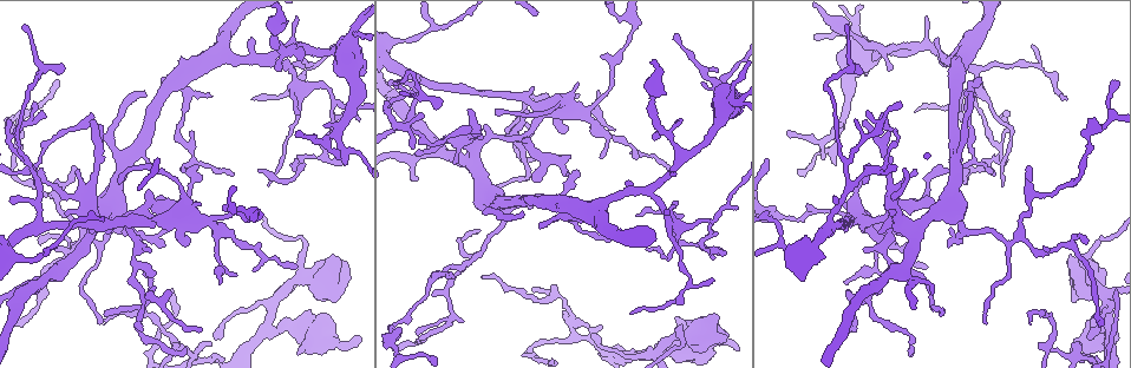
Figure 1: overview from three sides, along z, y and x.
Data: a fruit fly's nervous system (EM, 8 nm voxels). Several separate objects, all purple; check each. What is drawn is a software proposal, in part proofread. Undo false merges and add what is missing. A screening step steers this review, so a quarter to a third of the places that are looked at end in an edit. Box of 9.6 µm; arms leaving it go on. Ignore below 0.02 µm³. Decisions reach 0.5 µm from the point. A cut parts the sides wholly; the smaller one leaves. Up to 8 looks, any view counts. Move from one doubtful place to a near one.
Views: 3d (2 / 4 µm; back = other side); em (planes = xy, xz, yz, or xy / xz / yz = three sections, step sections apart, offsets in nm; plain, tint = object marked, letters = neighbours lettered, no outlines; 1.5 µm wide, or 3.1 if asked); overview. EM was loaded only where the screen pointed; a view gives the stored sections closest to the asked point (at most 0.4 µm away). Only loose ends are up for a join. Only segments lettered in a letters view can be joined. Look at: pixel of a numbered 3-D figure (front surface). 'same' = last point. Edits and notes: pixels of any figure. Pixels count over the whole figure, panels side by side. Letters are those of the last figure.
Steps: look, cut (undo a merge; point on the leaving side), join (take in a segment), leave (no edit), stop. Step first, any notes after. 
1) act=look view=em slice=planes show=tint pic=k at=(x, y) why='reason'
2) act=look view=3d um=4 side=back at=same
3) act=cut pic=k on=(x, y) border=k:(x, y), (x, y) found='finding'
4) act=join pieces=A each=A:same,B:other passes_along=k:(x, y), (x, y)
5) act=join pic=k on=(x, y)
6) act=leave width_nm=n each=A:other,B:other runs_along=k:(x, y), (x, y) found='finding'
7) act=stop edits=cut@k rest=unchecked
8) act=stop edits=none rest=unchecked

act=look view=em slice=xz step=4 show=letters pic=1 at=(900, 105) why='tapers out'

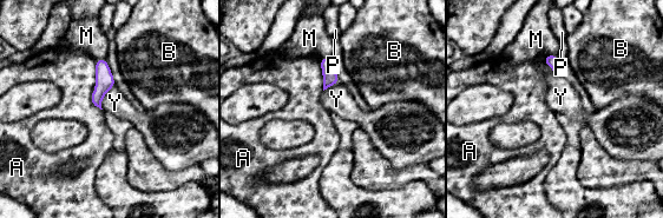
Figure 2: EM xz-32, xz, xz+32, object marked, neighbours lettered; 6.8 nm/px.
act=look view=em slice=planes show=letters at=same

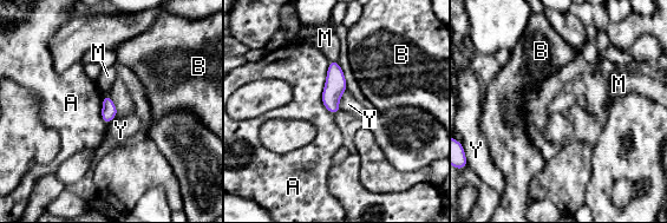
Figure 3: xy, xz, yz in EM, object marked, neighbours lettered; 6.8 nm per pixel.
act=leave each=A:other,B:other,M:other,Y:other found='no lettered segment goes on from it'

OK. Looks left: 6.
act=look view=3d um=4 side=back pic=1 at=(928, 267) why='thin end'

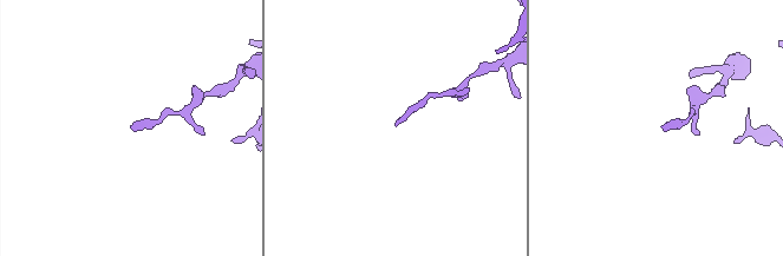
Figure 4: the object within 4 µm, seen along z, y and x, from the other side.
act=look view=em slice=planes show=plain pic=4 at=(132, 126) why='need the tissue'

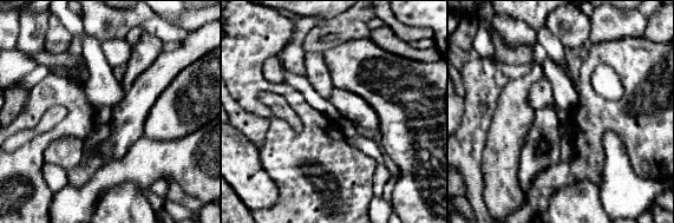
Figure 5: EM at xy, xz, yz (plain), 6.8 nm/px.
act=look view=em slice=planes show=letters at=same

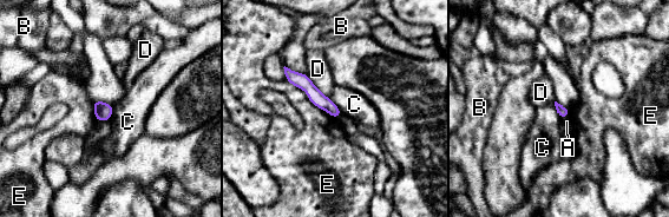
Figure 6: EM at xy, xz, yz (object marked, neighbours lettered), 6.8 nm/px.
act=leave each=A:other,B:other,C:other,D:other,E:other runs_along=6:(287, 71), (338, 112) found='no lettered segment goes on from it'

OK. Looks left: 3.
act=look view=3d um=4 side=back pic=1 at=(976, 105) why='three-way junction'

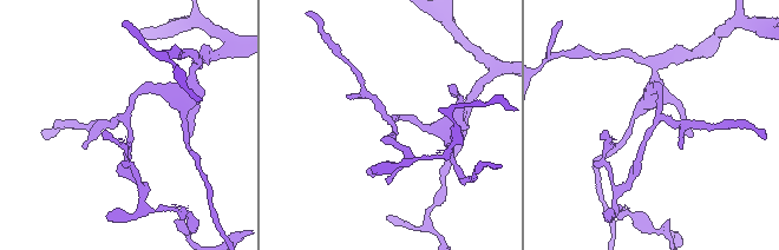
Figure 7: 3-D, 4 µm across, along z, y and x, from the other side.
act=look view=em slice=planes show=letters pic=7 at=(125, 120) arms=3 why='need the tissue'

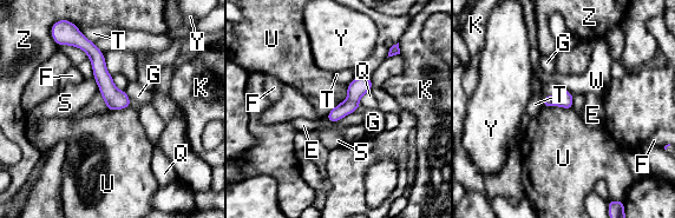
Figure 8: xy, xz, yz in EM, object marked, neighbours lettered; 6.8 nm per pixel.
act=leave each=E:other,F:other,G:other,K:other,Q:other,S:other,T:other,U:other,W:other,Y:other,Z:other runs_along=8:(85, 41), (105, 84), (126, 104) found='one cell here'

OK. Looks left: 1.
act=stop edits=none rest=unchecked

